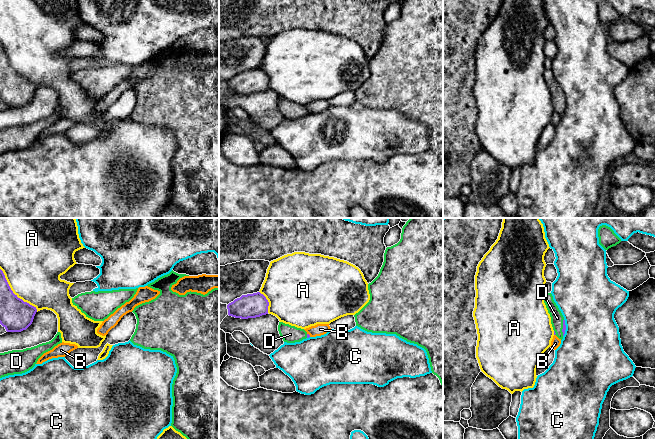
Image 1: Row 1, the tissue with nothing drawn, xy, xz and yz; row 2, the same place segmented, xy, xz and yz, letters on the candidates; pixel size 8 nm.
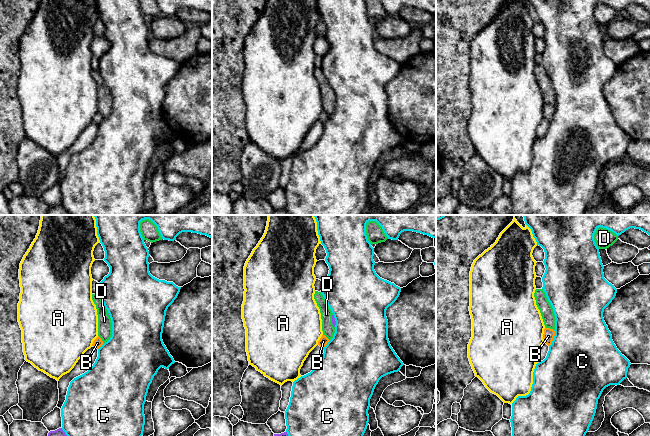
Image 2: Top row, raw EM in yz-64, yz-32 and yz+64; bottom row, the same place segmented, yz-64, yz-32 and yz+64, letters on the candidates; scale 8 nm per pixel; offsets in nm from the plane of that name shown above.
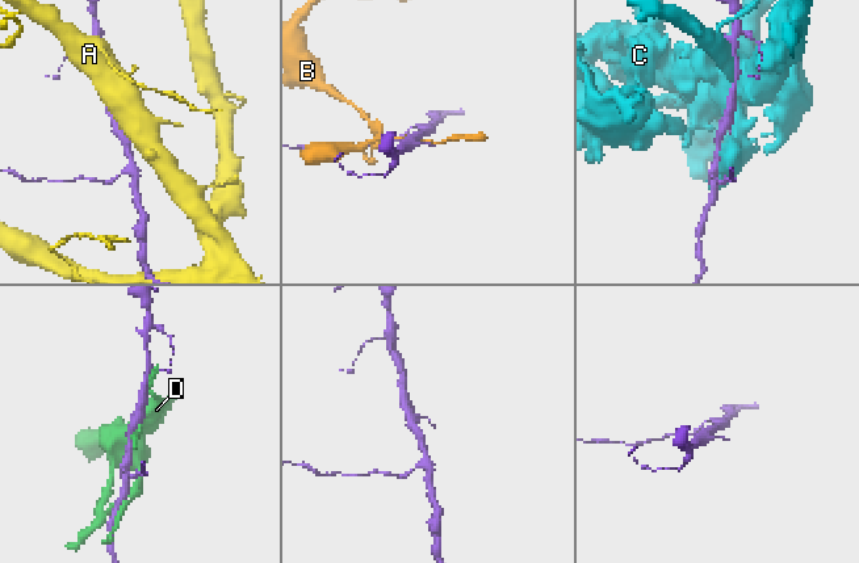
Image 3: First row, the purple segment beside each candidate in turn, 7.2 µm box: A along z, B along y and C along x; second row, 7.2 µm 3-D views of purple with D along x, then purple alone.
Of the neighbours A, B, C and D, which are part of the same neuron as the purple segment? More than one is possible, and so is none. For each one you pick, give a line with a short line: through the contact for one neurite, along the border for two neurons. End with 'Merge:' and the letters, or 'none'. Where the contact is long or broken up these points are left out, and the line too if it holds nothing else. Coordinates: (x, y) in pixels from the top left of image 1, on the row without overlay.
Merge: none

